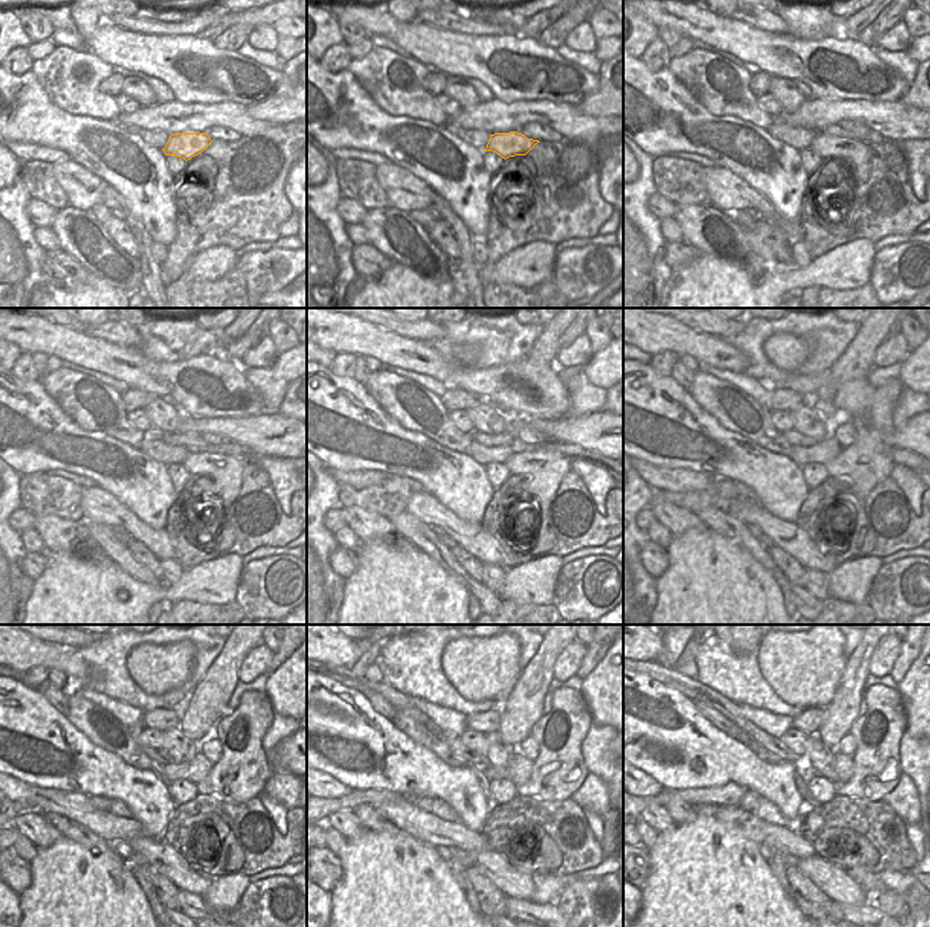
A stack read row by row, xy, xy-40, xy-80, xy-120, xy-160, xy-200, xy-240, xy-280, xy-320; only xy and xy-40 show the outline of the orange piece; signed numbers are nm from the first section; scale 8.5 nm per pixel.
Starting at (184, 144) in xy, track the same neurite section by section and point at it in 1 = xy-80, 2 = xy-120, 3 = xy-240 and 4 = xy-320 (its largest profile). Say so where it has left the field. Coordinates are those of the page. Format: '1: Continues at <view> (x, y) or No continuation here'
1: Continues at xy-80 (857, 153)
2: Continues at xy-120 (226, 471)
3: Continues at xy-240 (242, 772)
4: Continues at xy-320 (876, 770)

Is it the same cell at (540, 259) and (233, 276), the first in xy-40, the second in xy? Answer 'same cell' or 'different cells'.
different cells

